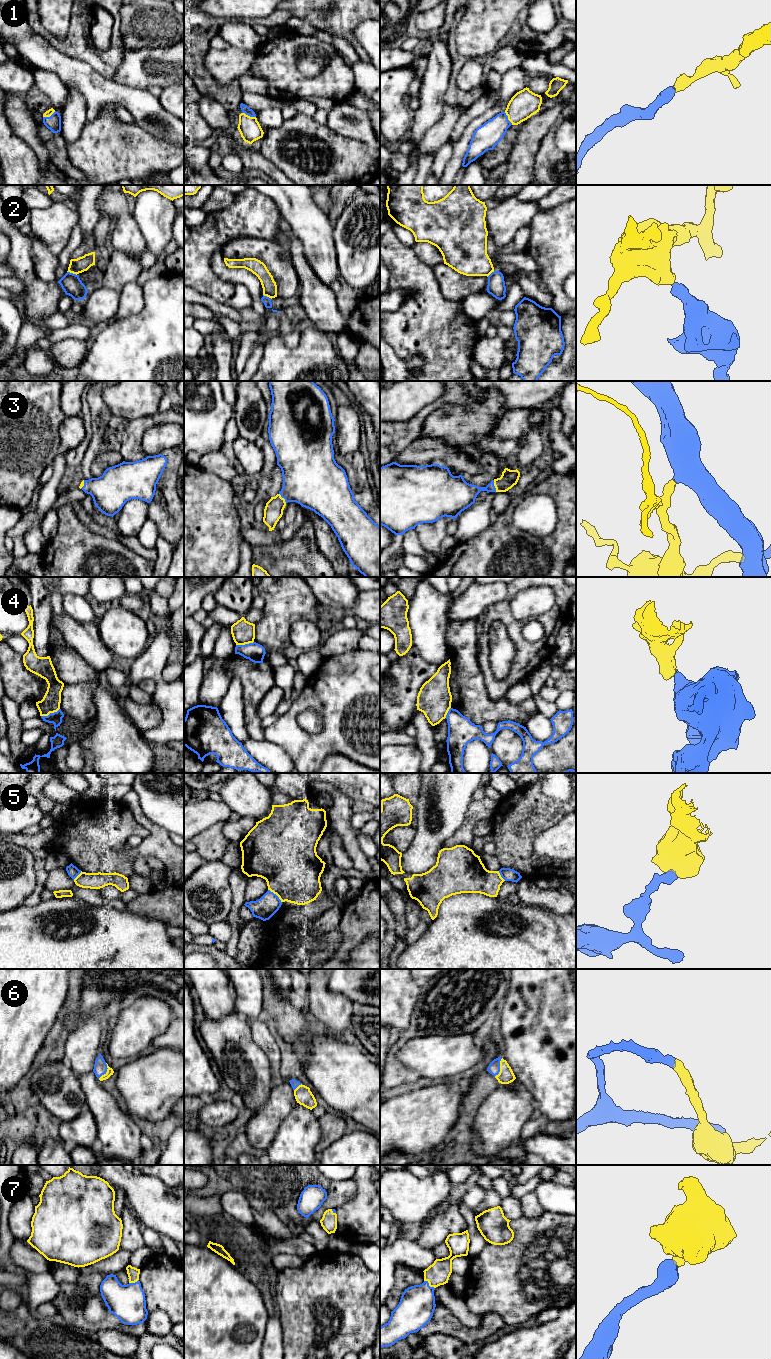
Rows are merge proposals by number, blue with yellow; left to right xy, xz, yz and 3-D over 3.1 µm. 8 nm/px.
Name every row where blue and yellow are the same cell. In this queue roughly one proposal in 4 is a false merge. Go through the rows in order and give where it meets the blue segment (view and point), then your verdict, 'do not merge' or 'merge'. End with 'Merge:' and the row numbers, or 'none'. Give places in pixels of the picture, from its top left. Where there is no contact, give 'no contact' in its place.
1: xz (249, 115) | merge
2: xy (72, 273) | do not merge
3: yz (494, 486) | merge
4: xy (50, 713) | do not merge
5: xz (276, 895) | do not merge
6: yz (499, 1067) | merge
7: yz (428, 1285) | merge
Merge: 1, 3, 6, 7

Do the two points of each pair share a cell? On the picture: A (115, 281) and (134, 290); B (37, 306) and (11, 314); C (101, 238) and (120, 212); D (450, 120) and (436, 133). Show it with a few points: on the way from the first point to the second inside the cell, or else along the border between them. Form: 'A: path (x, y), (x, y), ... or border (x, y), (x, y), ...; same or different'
A: border (136, 280), (127, 283), (120, 293); different
B: border (18, 304), (24, 321); different
C: border (113, 223), (110, 229), (108, 246); different
D: path (447, 123), (439, 131); same

